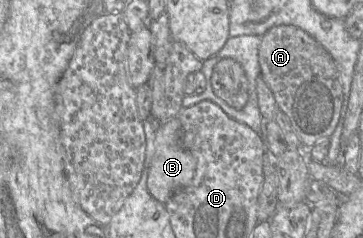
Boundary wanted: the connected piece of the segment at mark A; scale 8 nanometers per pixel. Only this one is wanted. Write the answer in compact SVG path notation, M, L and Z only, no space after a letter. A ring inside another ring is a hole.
M278 25L262 37L258 50L261 76L273 92L278 109L289 118L302 148L330 138L340 120L343 87L330 53L312 36L293 25Z

